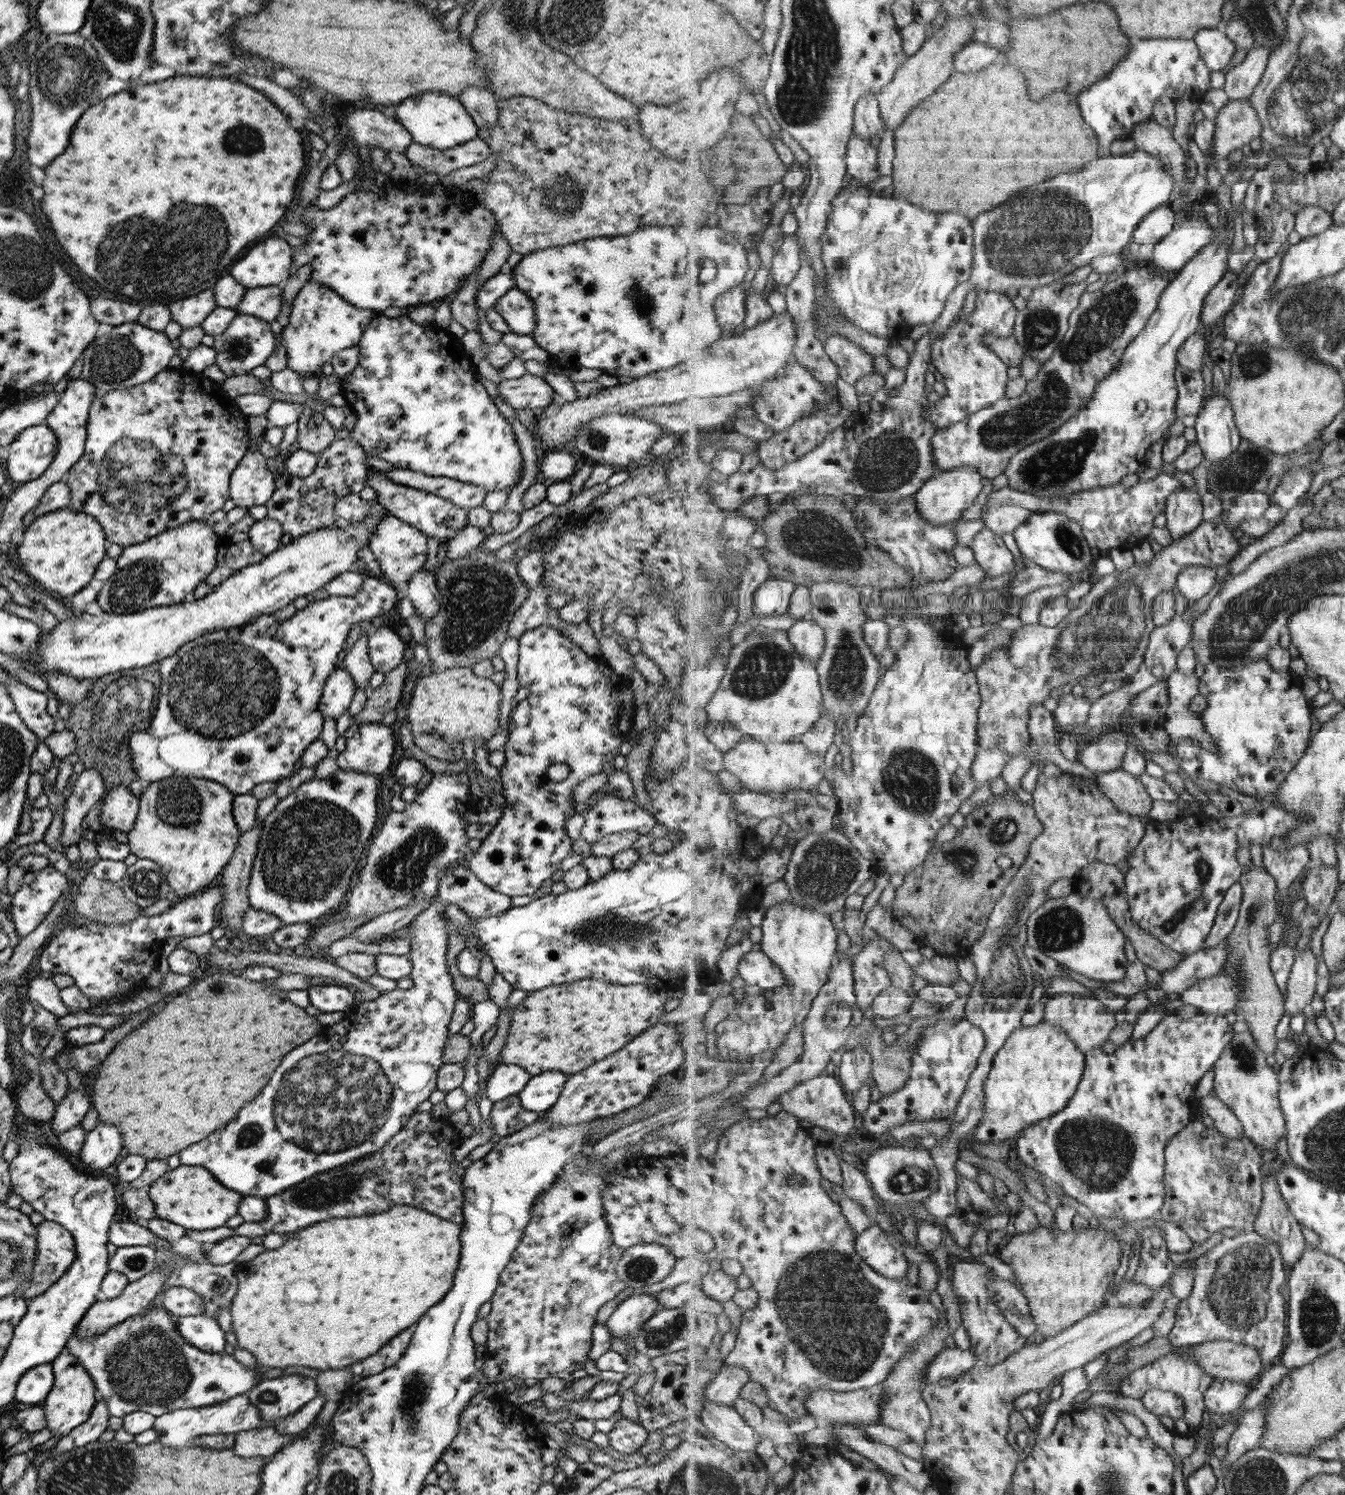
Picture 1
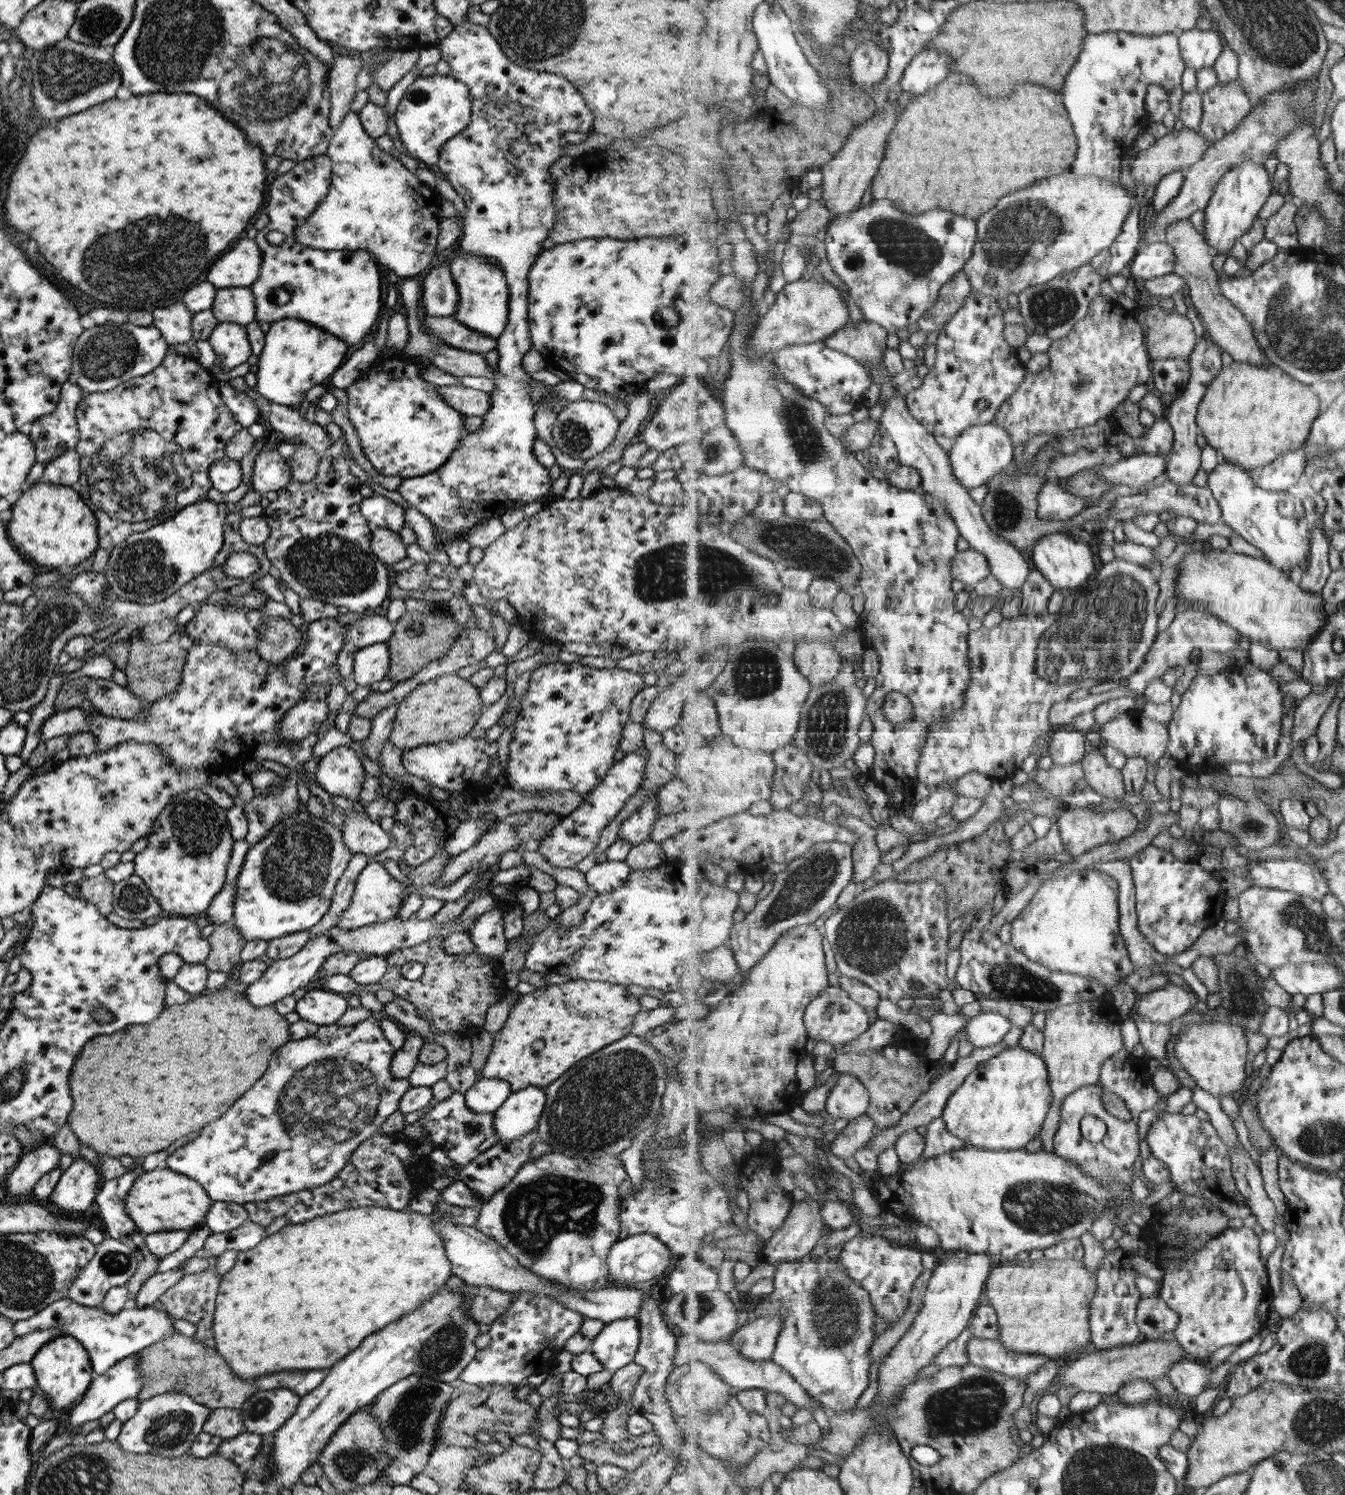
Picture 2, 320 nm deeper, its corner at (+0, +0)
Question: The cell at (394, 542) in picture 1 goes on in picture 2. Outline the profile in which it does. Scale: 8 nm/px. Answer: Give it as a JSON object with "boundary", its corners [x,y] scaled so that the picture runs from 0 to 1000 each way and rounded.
{"boundary":[[[274,332],[267,335],[267,343],[277,353],[286,353],[296,357],[301,352],[300,341],[291,334]]]}

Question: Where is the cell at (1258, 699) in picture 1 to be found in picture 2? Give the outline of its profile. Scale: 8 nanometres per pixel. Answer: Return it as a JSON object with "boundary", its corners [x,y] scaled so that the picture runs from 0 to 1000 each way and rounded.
{"boundary":[[[933,447],[925,452],[922,448],[910,448],[903,452],[889,452],[878,465],[878,470],[868,484],[870,492],[868,503],[880,510],[884,515],[903,516],[906,509],[933,510],[945,507],[952,495],[954,484],[954,463],[952,458],[941,447]]]}

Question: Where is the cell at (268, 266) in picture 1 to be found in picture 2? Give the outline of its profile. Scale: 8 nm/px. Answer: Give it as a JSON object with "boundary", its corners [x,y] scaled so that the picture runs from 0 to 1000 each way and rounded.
{"boundary":[[[180,158],[156,177],[150,187],[161,193],[184,192],[192,184],[193,174],[191,163]]]}

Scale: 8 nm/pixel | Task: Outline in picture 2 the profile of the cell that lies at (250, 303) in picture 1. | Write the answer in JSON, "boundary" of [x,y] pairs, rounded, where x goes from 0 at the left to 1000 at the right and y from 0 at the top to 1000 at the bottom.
{"boundary":[[[185,192],[162,193],[155,207],[163,216],[173,215],[182,218],[189,215],[189,199]]]}

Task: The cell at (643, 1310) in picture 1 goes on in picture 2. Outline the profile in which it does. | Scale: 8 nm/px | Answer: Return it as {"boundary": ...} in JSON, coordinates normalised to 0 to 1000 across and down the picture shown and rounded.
{"boundary":[[[472,881],[449,885],[445,892],[439,896],[438,904],[448,916],[457,918],[471,909],[474,894]]]}

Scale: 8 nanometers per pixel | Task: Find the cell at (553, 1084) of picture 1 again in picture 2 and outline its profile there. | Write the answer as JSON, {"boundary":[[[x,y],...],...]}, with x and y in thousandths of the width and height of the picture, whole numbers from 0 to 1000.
{"boundary":[[[393,726],[378,733],[367,742],[365,755],[369,760],[369,764],[374,765],[384,763],[399,755],[405,732],[404,727]]]}

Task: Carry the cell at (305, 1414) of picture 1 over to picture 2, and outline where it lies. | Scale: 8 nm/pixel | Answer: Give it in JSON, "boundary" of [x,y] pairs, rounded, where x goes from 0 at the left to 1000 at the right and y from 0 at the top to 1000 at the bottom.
{"boundary":[[[181,958],[174,962],[165,963],[161,973],[178,981],[193,973],[197,963],[194,960]]]}

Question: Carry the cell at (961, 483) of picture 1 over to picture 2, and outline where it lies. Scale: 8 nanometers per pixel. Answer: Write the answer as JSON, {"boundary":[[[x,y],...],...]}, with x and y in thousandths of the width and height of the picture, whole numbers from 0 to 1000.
{"boundary":[[[740,281],[734,284],[722,285],[721,287],[716,288],[709,296],[706,303],[709,317],[714,322],[714,325],[720,328],[732,325],[735,321],[738,320],[738,318],[746,316],[753,309],[755,298],[752,294],[751,289]]]}

